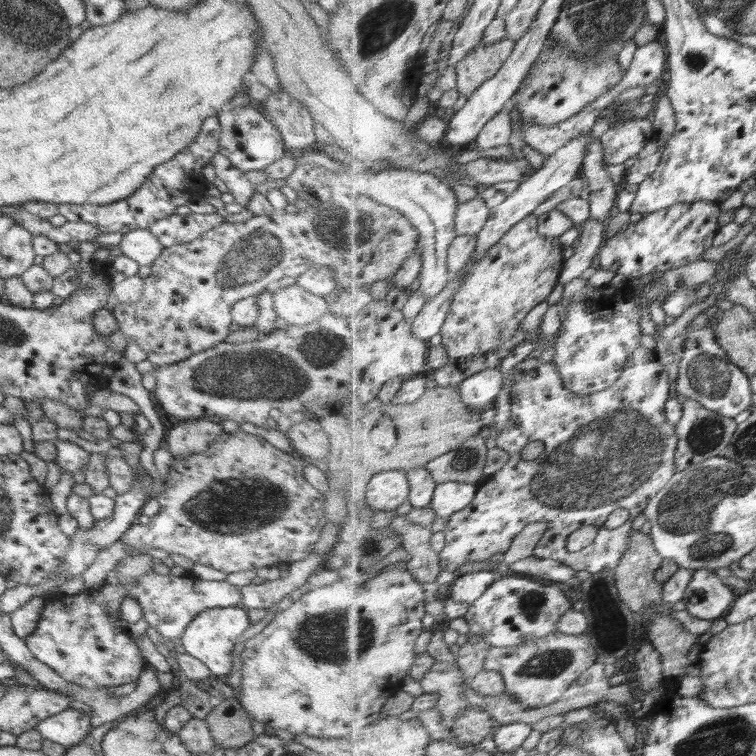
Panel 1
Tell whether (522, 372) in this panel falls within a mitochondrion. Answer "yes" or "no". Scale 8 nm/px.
no

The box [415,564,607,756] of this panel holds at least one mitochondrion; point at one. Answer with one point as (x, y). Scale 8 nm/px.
(556, 661)

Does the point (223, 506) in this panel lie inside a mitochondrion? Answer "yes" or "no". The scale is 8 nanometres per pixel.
yes

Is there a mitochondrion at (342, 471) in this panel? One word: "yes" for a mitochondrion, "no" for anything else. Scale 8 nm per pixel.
no

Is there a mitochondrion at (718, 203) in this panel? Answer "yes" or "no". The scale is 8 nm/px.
no

